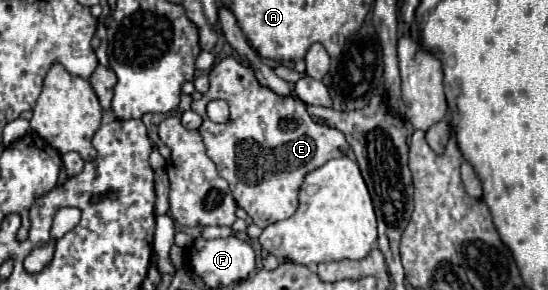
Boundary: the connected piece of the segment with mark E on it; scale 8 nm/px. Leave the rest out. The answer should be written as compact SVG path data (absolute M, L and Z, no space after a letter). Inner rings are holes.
M232 56L218 62L210 70L208 78L210 78L210 90L204 94L202 100L192 102L192 110L198 112L204 120L204 124L198 128L198 132L204 140L206 154L216 164L218 174L224 180L228 180L236 204L248 212L248 216L254 220L256 226L266 228L272 222L290 218L296 212L298 192L300 192L300 186L304 184L306 174L320 168L322 164L326 164L332 158L346 156L346 152L350 150L348 140L344 138L344 134L340 130L336 130L332 126L324 126L320 122L314 122L302 100L298 100L294 96L280 96L274 90L268 90L266 86L262 86L256 80L252 66L240 62ZM216 98L226 100L230 106L230 122L226 122L226 124L216 124L206 114L208 102L212 102Z

